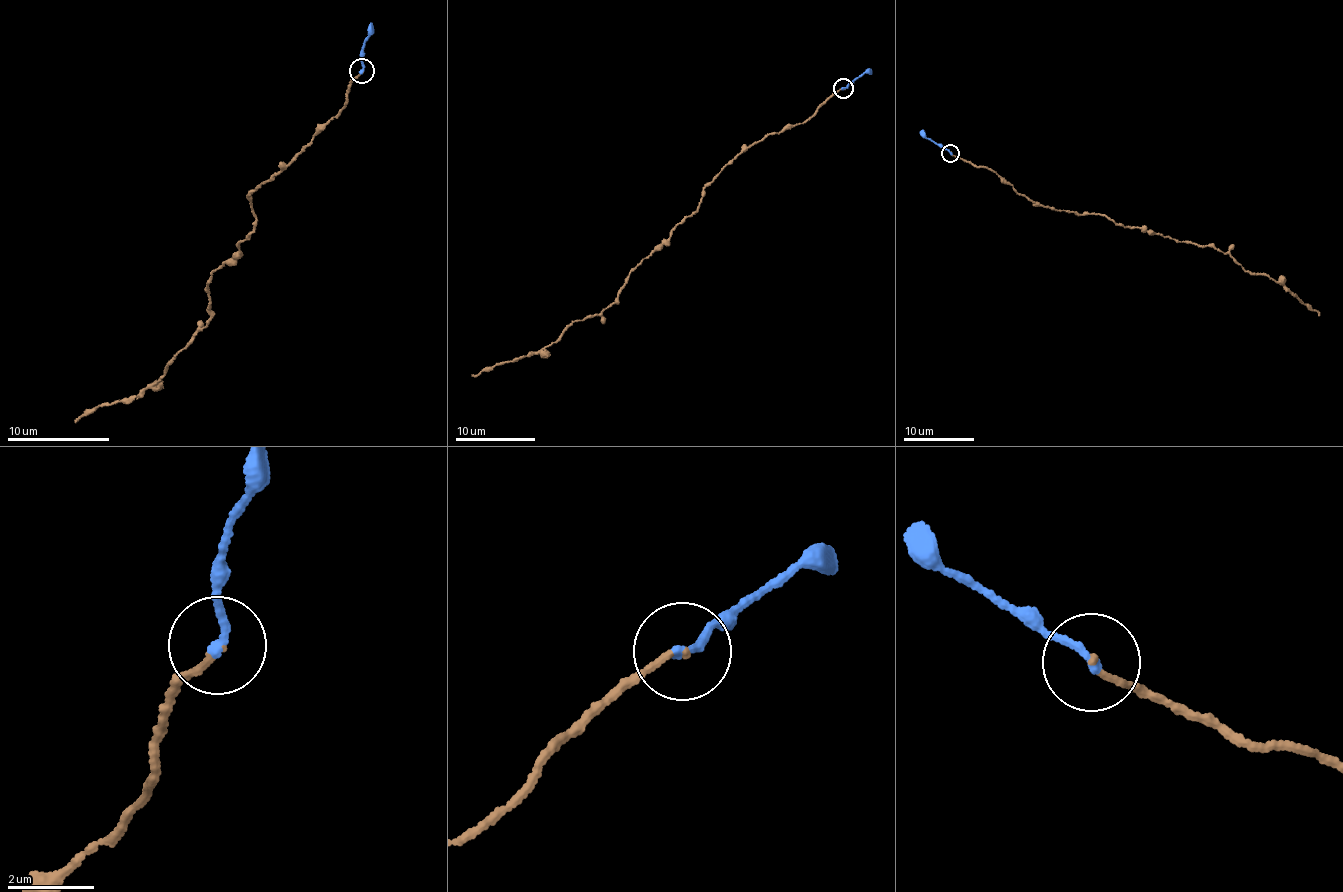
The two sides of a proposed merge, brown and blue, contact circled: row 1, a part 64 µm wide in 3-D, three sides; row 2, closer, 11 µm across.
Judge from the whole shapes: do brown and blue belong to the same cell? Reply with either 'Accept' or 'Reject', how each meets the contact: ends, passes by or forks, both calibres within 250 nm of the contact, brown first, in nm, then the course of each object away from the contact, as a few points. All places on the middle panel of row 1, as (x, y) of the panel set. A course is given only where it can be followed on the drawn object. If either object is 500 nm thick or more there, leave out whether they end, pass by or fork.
Accept. At the ring brown ends. At the ring blue ends. Thickness 140 nm (brown) against 200 nm. Course of brown: (843, 87), (803, 122), (722, 165), (699, 210), (627, 278), (618, 300), (556, 342), (471, 376). Course of blue: (843, 87), (871, 73)

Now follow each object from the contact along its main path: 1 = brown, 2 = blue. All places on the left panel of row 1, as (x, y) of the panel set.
1: (360, 71), (335, 116), (249, 198), (252, 231), (213, 271), (205, 326), (158, 380), (74, 421)
2: (360, 71), (371, 22)

